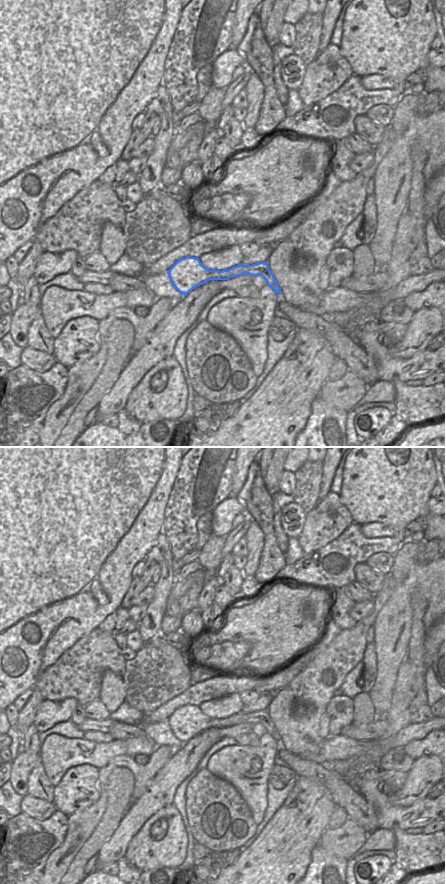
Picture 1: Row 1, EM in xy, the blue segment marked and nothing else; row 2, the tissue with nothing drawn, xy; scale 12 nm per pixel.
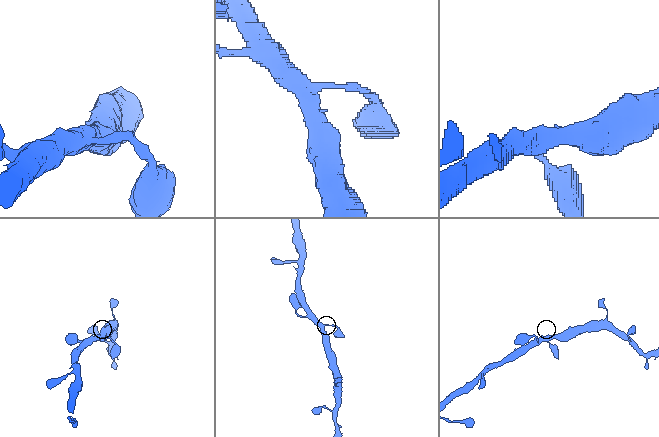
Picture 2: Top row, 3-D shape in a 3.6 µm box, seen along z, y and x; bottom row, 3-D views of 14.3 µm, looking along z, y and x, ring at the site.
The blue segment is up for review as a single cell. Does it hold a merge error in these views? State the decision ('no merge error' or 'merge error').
no merge error

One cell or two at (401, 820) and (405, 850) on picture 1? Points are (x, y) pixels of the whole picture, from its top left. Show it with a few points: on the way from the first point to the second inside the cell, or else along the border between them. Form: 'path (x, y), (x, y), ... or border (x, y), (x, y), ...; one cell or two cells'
border (391, 829), (397, 826), (404, 831); two cells

